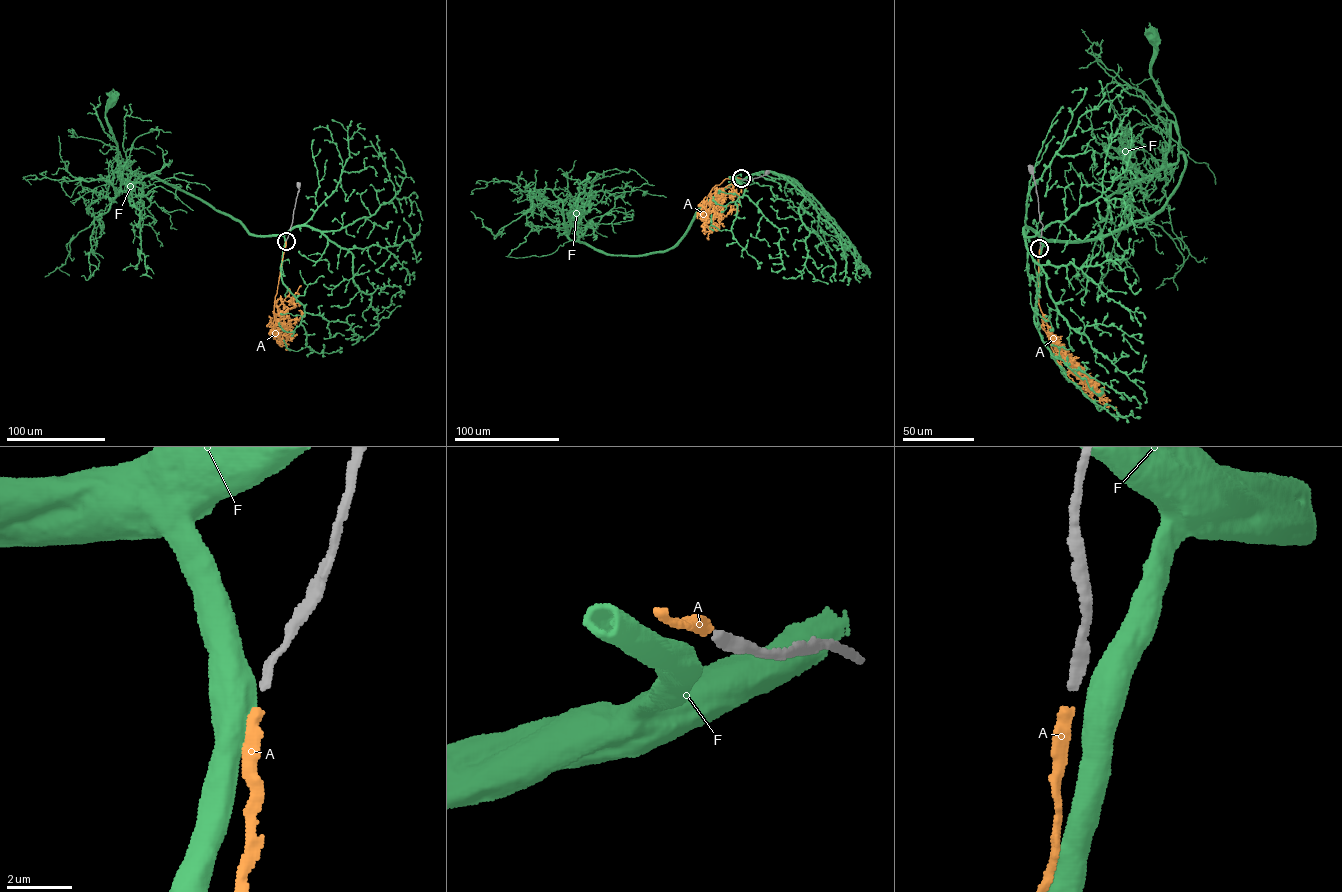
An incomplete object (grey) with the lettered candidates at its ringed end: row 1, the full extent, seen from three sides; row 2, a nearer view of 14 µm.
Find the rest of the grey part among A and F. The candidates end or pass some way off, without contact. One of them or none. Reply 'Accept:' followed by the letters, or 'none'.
Accept: A

